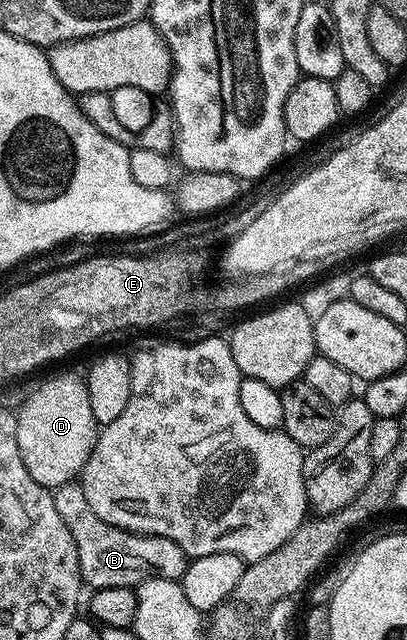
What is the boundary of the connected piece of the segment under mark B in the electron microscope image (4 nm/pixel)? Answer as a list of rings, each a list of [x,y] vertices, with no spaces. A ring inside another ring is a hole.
[[[75,479],[52,490],[56,511],[64,519],[72,539],[76,539],[76,555],[80,559],[82,580],[91,590],[104,587],[137,587],[153,575],[181,582],[188,564],[183,549],[167,537],[151,537],[148,533],[130,533],[127,529],[104,523],[88,505],[81,480]]]

